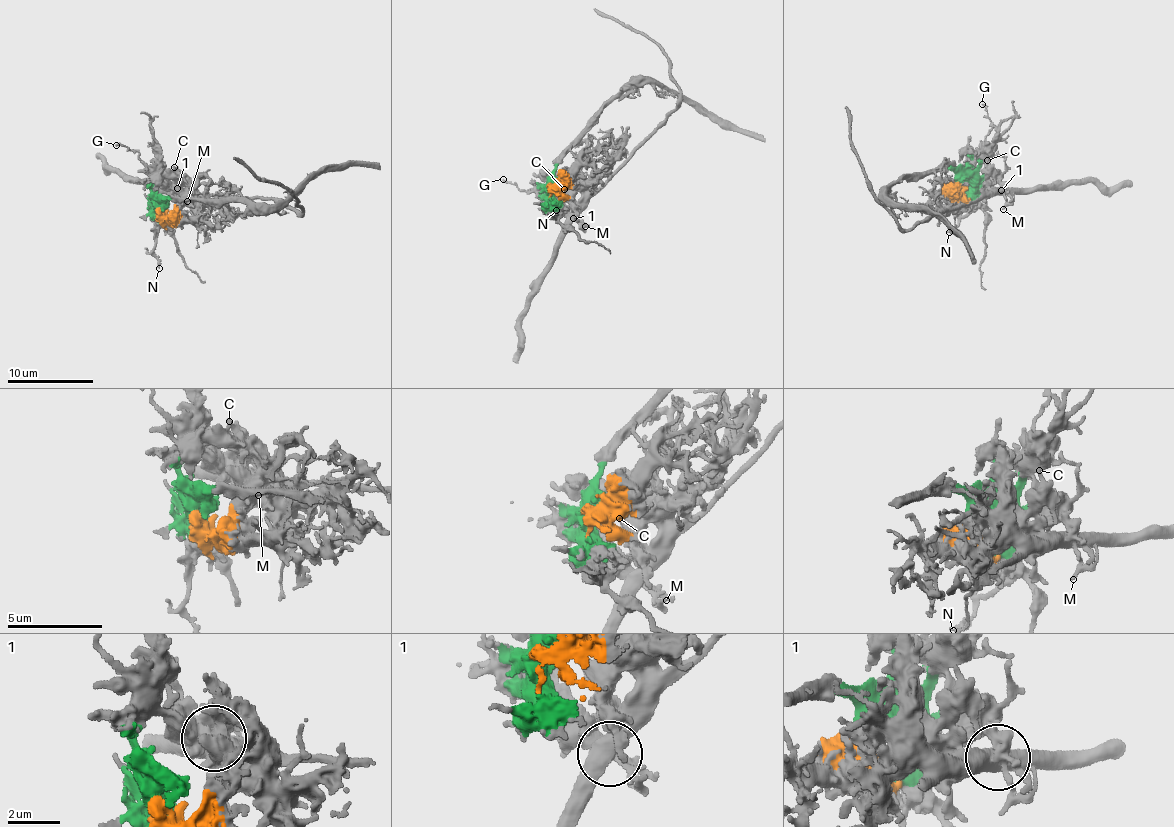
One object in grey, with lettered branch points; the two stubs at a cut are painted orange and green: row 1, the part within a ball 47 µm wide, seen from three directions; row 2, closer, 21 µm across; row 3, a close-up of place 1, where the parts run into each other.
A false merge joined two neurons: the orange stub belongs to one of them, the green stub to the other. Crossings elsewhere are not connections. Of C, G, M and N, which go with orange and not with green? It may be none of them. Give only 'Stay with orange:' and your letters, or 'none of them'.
Stay with orange: C

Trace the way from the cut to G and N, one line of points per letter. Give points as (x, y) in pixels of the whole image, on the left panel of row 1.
G: (159, 206), (150, 174), (138, 153), (115, 145)
N: (159, 206), (155, 234), (158, 268)

